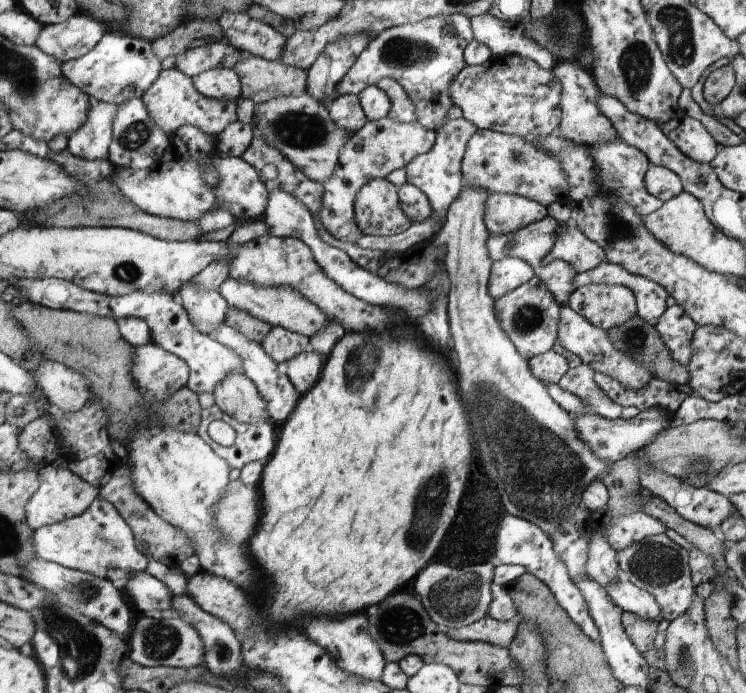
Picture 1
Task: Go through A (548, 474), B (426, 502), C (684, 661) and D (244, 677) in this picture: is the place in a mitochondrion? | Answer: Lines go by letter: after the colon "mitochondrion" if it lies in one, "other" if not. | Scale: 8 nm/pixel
A: mitochondrion
B: mitochondrion
C: mitochondrion
D: other

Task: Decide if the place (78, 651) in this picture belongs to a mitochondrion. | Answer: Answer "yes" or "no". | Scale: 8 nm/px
yes

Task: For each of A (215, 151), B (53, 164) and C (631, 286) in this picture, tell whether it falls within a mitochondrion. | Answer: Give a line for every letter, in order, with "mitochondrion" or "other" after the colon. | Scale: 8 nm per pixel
A: other
B: other
C: other

